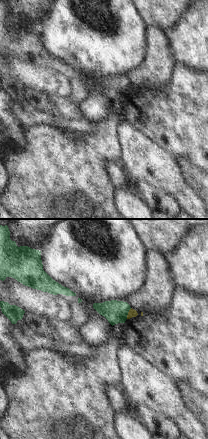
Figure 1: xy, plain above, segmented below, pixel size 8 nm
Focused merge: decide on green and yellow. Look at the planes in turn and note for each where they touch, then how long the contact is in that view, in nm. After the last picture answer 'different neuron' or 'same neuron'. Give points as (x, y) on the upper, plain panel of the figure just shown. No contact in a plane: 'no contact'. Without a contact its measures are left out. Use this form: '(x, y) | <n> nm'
(127, 89) | 100 nm

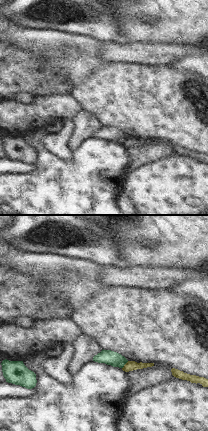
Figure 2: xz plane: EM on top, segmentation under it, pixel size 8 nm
(124, 140) | 80 nm

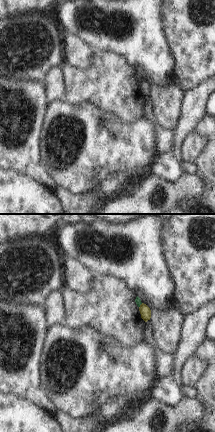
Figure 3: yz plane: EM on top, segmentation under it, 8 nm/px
(140, 80) | 50 nm

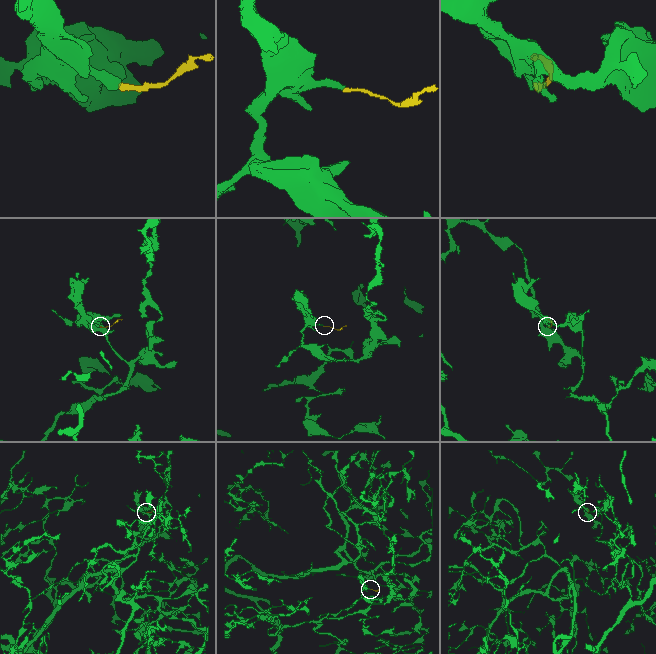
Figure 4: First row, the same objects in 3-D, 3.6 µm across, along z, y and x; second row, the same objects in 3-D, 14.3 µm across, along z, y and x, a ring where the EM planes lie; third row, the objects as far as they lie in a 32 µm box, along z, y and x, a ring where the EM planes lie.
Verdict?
different neuron

